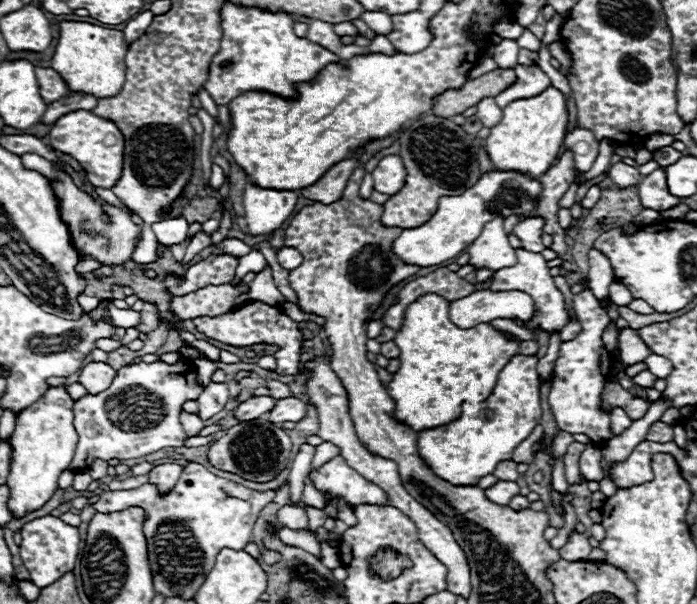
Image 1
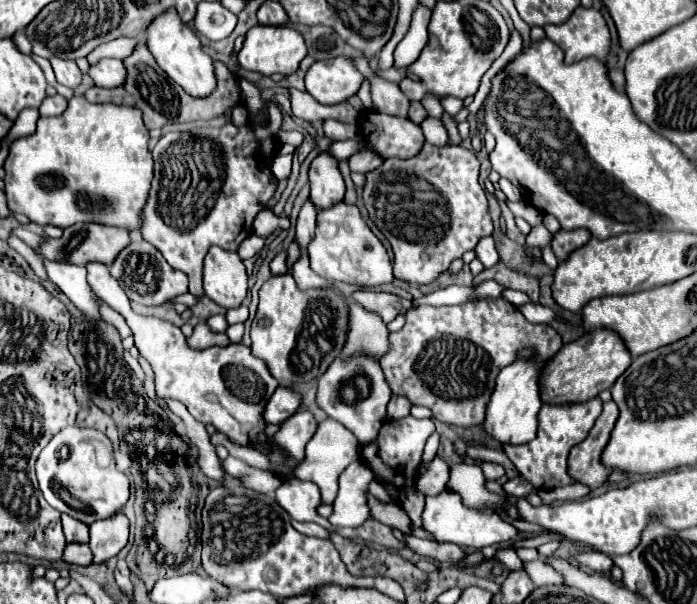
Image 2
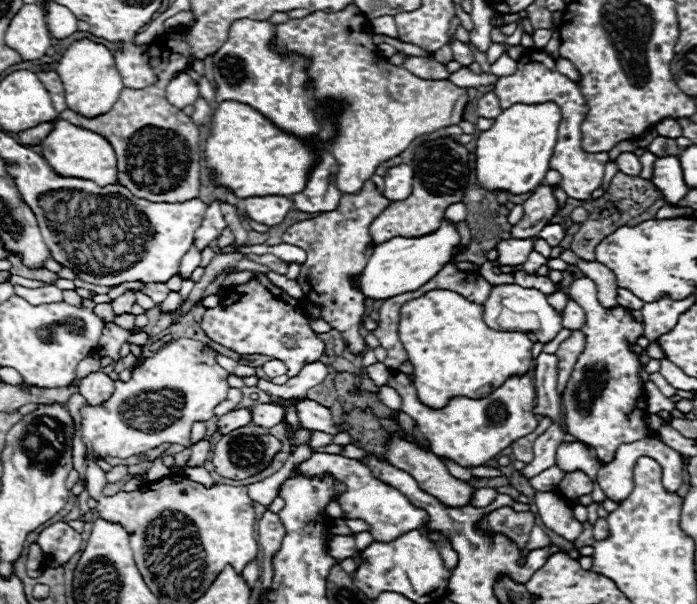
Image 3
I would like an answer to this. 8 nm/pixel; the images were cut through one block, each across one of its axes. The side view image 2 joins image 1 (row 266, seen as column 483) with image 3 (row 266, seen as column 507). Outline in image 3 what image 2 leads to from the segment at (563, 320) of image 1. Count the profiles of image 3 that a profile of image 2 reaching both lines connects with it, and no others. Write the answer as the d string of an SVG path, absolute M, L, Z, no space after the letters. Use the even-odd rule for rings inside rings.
M532 250L532 254L528 254L528 260L522 264L522 270L528 272L528 274L536 274L536 270L540 266L544 266L544 264L546 264L546 258L542 254L538 254L538 252Z

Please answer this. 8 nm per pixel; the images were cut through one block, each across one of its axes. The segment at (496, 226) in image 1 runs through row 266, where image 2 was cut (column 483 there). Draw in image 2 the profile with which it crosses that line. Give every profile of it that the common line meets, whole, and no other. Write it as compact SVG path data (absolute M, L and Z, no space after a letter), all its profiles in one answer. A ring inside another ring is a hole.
M456 464L450 470L450 482L448 488L454 492L460 492L464 496L464 504L470 508L492 508L498 512L498 508L504 510L504 498L498 494L492 494L484 488L484 474L474 464Z

